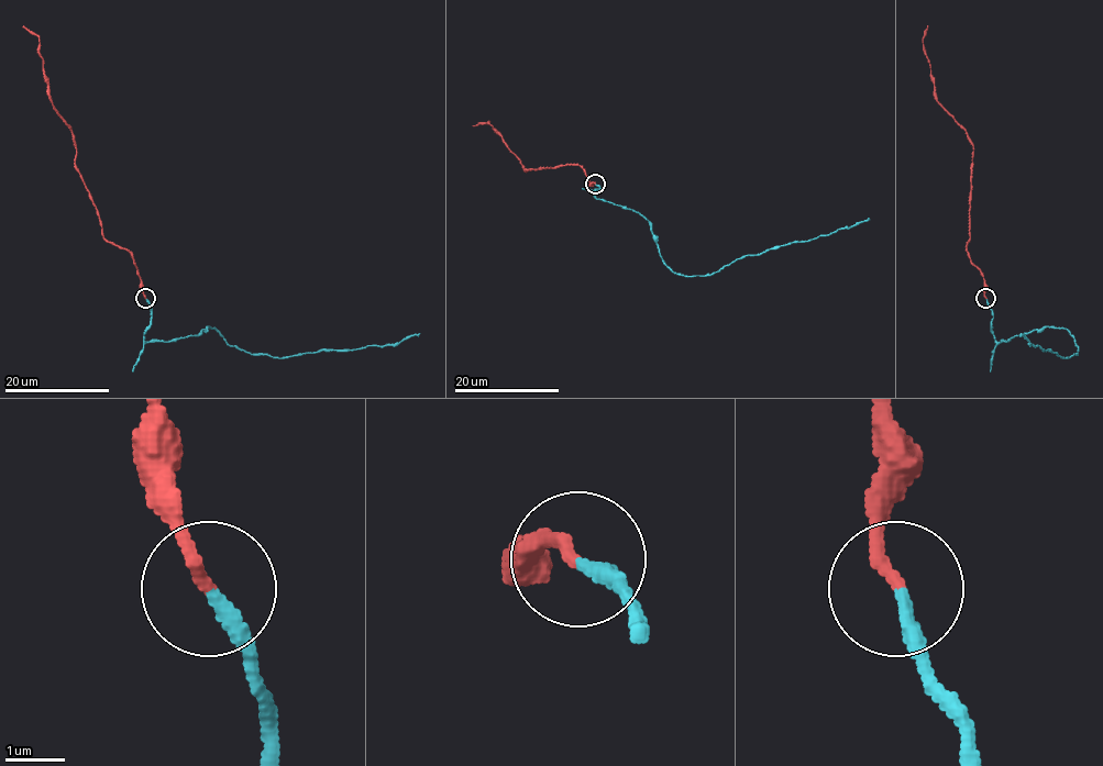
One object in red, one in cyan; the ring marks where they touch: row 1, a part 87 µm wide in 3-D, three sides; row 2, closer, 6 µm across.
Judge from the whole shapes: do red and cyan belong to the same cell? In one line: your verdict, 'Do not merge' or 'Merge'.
Merge

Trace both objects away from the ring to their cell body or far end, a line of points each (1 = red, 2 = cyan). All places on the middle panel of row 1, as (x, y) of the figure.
1: (596, 185), (576, 165), (526, 171), (489, 121), (472, 125)
2: (596, 185), (597, 199), (649, 221), (673, 273), (693, 276), (869, 218)

